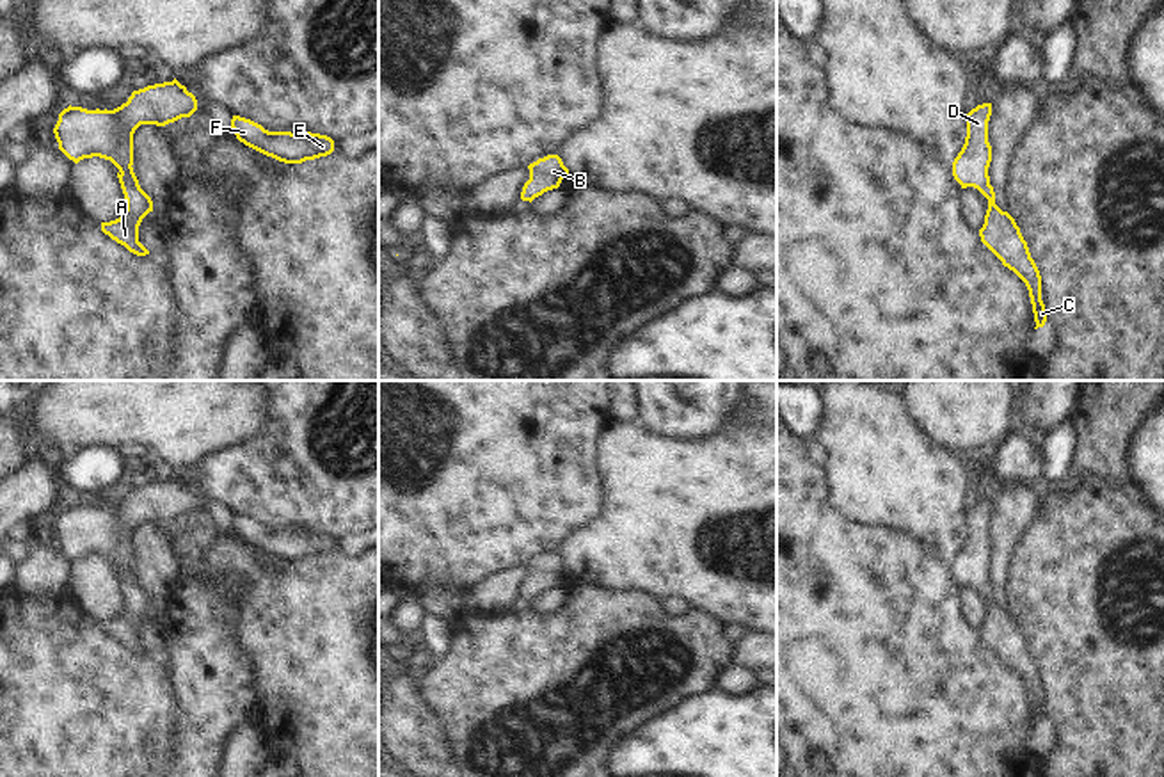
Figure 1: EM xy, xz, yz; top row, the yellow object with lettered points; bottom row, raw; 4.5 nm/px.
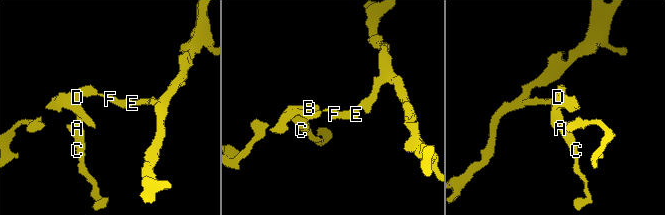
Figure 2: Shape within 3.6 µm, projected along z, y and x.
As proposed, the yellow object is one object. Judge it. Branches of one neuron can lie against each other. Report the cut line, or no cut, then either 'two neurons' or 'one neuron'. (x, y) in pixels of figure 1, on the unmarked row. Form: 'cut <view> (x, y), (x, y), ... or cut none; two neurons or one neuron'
cut none; one neuron

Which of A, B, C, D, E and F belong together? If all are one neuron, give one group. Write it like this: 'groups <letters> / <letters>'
groups A B C D E F

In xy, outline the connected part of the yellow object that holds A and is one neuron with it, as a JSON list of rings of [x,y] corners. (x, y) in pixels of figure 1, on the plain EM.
[[[176,477],[172,480],[147,484],[133,489],[126,501],[114,509],[87,509],[82,505],[68,505],[59,512],[53,526],[59,548],[75,562],[84,557],[100,555],[110,558],[117,567],[117,576],[126,597],[124,612],[110,621],[101,621],[101,629],[117,642],[124,644],[137,654],[146,654],[149,649],[139,640],[139,624],[142,617],[153,610],[151,596],[140,587],[133,571],[133,532],[140,523],[165,525],[181,516],[190,516],[197,509],[197,498]]]

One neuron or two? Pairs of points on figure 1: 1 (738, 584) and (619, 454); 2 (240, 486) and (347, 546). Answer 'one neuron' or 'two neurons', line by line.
1: one neuron
2: two neurons

